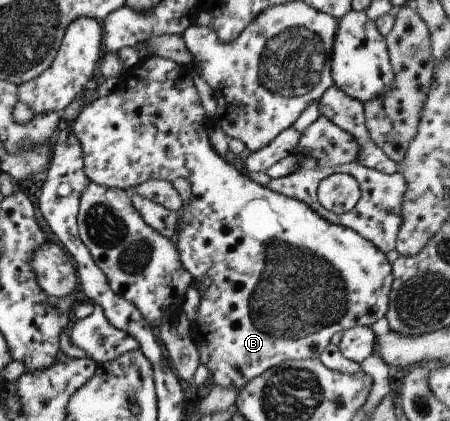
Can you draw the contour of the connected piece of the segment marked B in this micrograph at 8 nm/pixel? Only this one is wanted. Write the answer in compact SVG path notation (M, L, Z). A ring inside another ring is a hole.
M144 57L132 69L125 69L122 72L115 91L96 99L86 107L84 106L70 126L80 140L85 163L84 171L90 182L130 192L142 182L153 179L173 182L175 179L184 178L190 181L193 198L189 206L180 211L179 227L176 237L173 239L181 264L193 277L192 285L200 294L199 308L196 319L192 321L190 336L196 343L201 363L212 373L214 385L220 388L243 388L251 379L258 377L271 367L282 364L283 361L319 358L330 343L332 335L338 331L346 331L356 326L371 327L376 321L380 321L382 317L385 317L388 305L390 305L389 293L391 292L393 273L387 254L356 231L330 223L305 203L294 198L284 197L266 186L257 184L250 180L248 175L245 175L245 171L241 173L232 164L224 161L223 157L214 151L210 143L209 129L206 127L208 120L208 113L204 109L200 93L193 82L193 74L190 75L190 71L186 71L183 65L170 58Z

